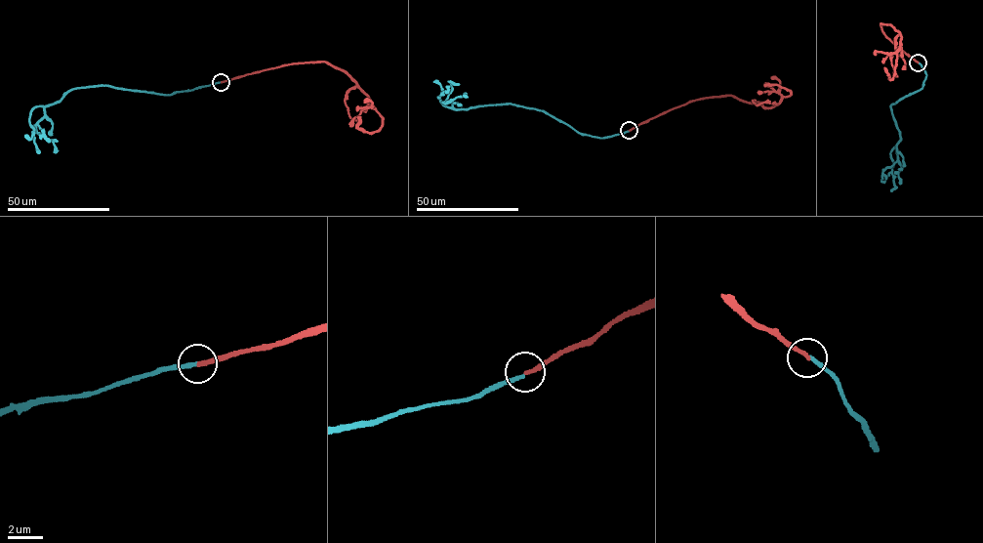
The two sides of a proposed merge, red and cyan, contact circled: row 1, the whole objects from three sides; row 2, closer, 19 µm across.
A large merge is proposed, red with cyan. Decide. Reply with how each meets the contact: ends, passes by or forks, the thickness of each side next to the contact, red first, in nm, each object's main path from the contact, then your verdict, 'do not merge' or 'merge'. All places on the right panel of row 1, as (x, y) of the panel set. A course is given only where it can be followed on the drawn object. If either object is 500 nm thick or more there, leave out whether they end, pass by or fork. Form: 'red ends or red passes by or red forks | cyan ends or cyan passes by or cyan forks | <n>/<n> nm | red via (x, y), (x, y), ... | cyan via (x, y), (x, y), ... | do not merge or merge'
red ends | cyan ends | 240/200 nm | red via (918, 62), (885, 36), (880, 22), (890, 24), (901, 40), (895, 74), (890, 80), (883, 67) | cyan via (918, 62), (926, 75), (922, 87), (890, 105), (900, 140), (890, 152), (895, 187), (890, 191) | do not merge

